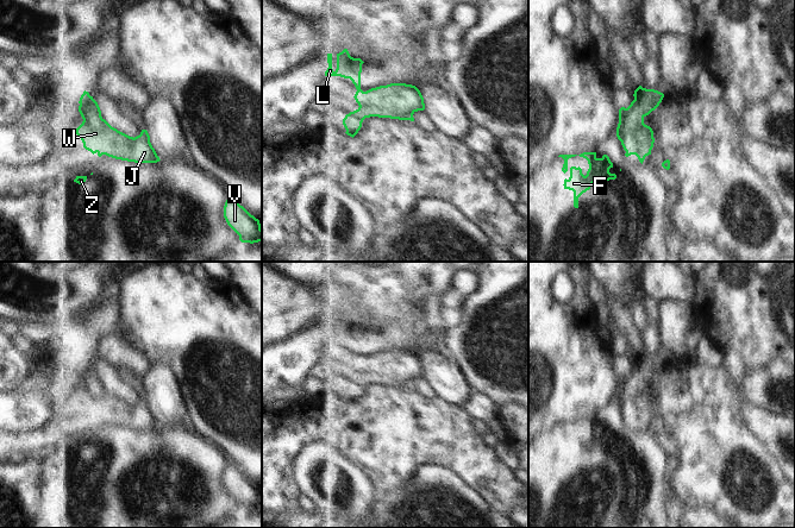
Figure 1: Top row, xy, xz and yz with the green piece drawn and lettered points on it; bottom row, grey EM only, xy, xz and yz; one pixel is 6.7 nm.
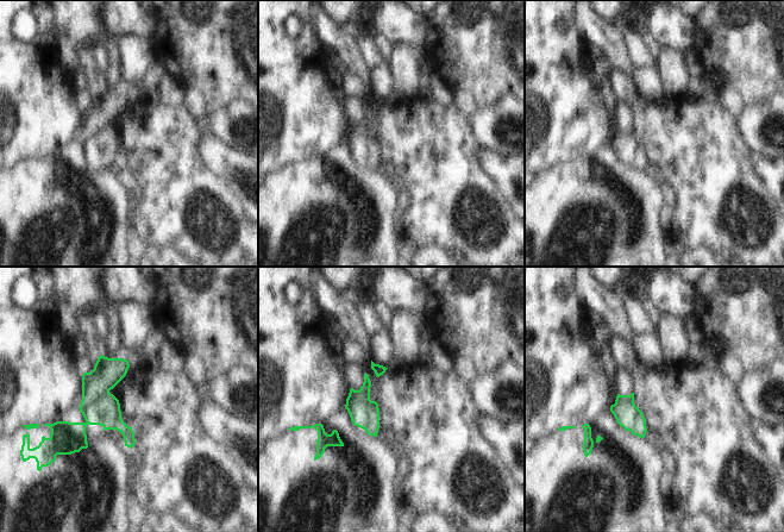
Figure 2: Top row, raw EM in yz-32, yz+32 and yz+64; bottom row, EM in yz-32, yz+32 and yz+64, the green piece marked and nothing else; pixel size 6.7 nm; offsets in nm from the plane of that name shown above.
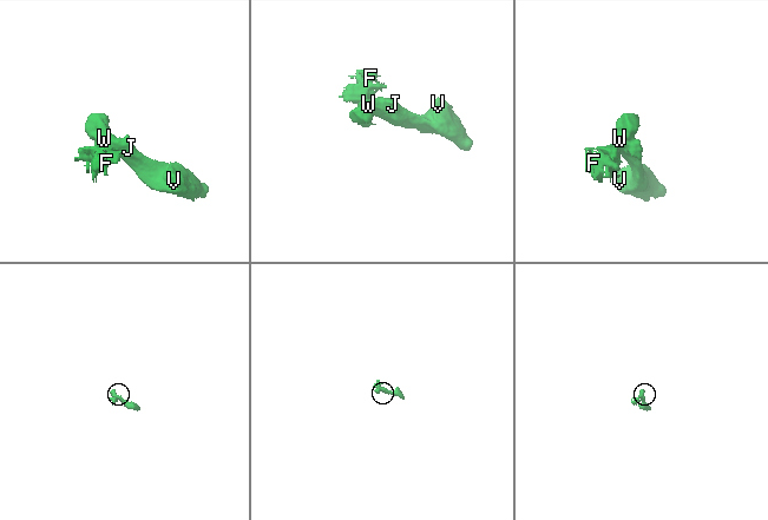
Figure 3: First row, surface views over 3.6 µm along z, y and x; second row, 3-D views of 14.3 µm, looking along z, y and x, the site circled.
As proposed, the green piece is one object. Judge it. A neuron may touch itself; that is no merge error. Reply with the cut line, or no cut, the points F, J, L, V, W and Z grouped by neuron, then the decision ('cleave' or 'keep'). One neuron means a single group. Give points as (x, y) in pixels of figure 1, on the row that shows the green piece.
xz (360, 88), (357, 90) | F L Z / J V W | cleave

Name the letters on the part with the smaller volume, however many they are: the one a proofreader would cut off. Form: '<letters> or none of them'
F, L, Z

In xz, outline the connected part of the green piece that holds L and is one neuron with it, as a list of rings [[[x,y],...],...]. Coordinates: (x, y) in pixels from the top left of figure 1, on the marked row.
[[[348,49],[337,54],[337,69],[332,69],[332,54],[327,54],[328,68],[325,71],[325,76],[340,76],[350,78],[355,84],[356,89],[361,89],[361,73],[362,64],[364,63],[361,58],[353,58],[350,56]]]

